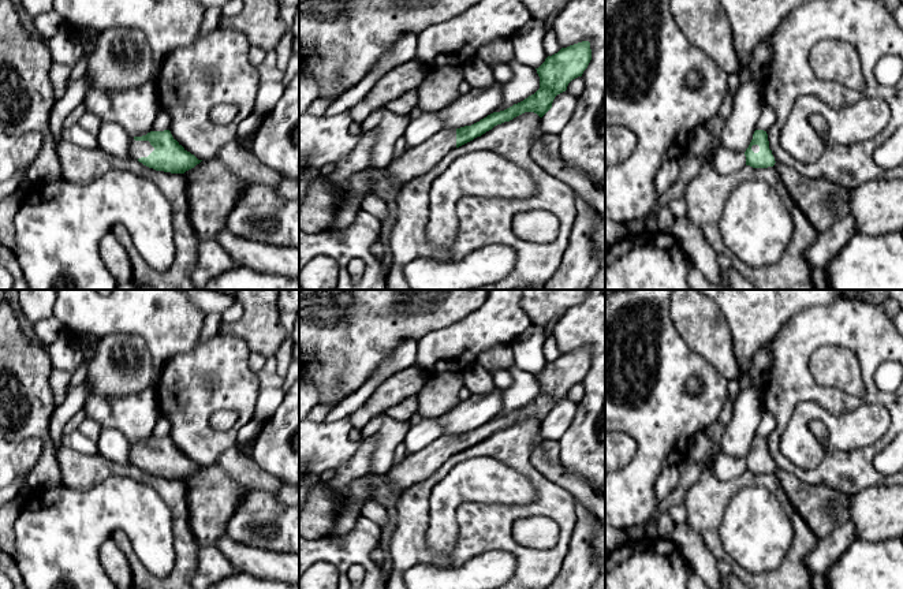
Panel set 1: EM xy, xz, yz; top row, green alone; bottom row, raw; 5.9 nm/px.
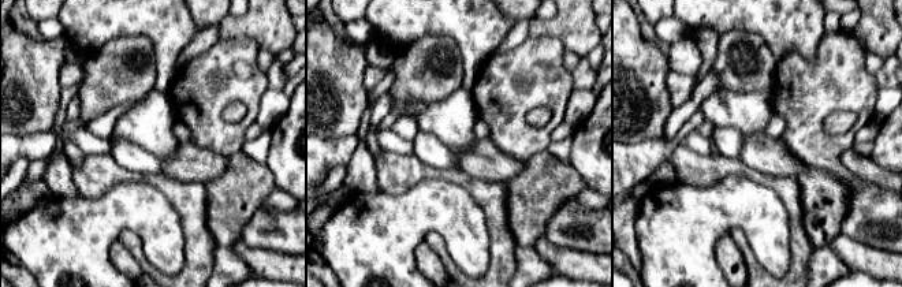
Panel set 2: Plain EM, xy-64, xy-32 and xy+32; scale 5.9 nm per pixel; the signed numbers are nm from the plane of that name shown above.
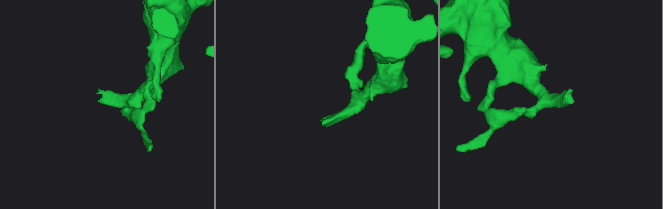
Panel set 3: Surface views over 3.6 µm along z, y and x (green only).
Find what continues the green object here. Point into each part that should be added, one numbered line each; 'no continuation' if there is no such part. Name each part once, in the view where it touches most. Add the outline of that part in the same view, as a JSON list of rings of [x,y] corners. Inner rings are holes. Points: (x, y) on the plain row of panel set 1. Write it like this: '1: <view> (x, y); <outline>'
1: xy (140, 455); [[[131,443],[131,465],[139,466],[141,463],[148,463],[154,454],[150,451],[149,447],[135,447],[134,443]]]

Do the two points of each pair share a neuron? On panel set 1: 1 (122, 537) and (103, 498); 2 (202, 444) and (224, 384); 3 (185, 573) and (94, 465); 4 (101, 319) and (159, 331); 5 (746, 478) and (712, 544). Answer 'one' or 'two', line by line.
1: two
2: one
3: one
4: one
5: one

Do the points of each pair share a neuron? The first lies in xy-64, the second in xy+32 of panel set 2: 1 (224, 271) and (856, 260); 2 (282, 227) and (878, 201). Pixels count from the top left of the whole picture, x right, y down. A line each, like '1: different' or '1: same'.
1: different
2: same

